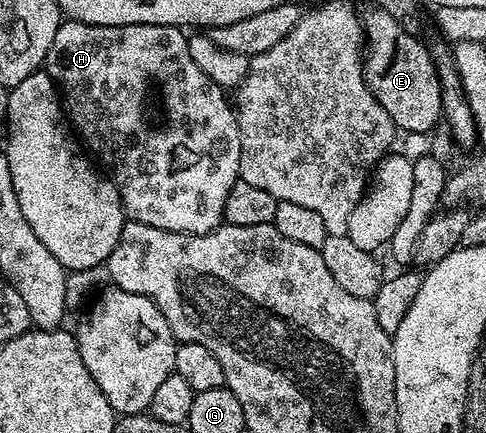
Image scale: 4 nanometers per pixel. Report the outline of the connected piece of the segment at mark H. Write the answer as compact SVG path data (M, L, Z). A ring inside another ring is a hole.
M65 19L60 25L58 34L54 34L54 42L50 42L50 50L48 51L48 58L46 61L46 71L49 78L54 81L60 93L61 101L66 109L66 115L75 131L78 133L79 139L86 145L89 153L97 152L100 155L100 160L109 168L110 179L116 185L120 192L120 201L124 204L124 211L128 220L137 220L146 226L154 226L162 230L170 230L171 232L185 232L191 236L201 236L207 232L214 231L215 228L221 227L224 218L224 207L226 206L226 198L230 195L230 186L234 186L237 180L240 179L240 155L242 154L242 142L240 141L240 131L238 130L238 122L236 121L236 114L233 105L224 97L225 89L220 87L214 81L207 77L206 74L198 68L193 58L190 58L190 46L188 45L189 37L183 35L181 29L174 24L123 24L122 26L98 26L97 24L83 24L77 20Z

